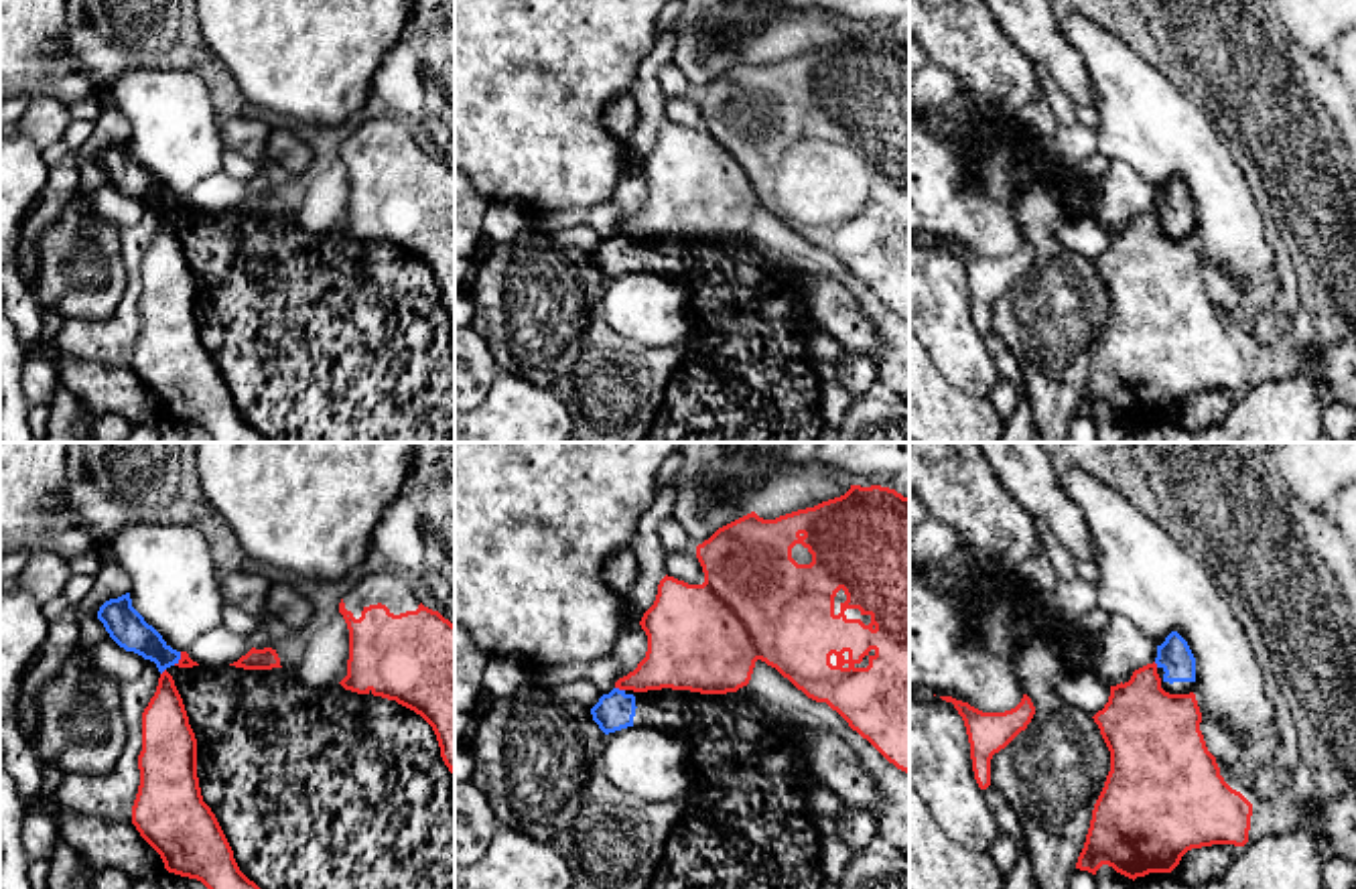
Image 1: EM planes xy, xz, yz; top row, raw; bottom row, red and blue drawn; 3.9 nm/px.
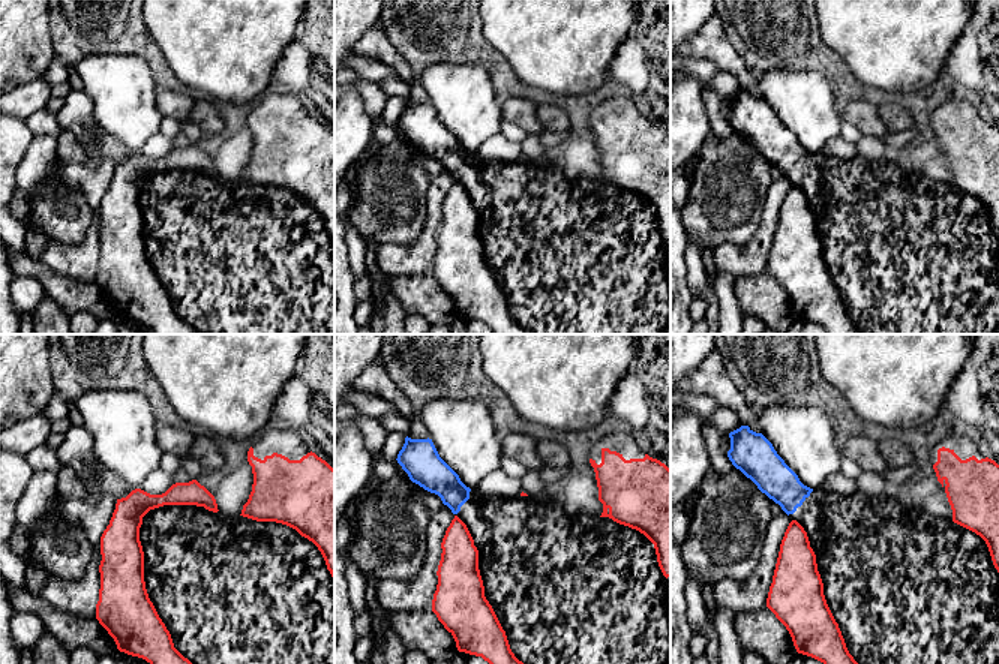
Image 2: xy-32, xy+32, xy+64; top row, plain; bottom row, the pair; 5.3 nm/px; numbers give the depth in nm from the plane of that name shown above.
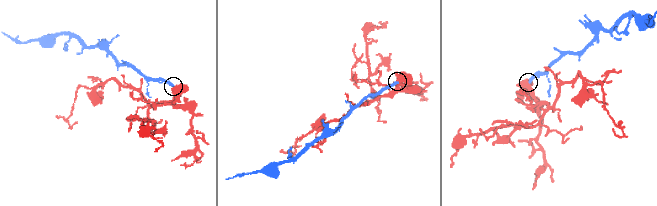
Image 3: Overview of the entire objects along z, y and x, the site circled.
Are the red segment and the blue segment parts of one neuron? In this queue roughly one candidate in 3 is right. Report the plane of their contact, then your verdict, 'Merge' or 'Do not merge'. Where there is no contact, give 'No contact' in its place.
Touches red in xz. Do not merge

